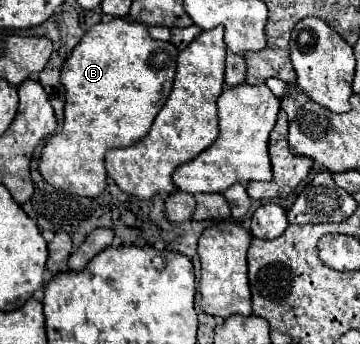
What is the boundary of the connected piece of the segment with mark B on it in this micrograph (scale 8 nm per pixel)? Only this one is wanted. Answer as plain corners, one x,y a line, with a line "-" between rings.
112,18
108,22
94,24
72,50
62,68
62,84
66,88
66,110
62,132
50,136
48,144
40,156
40,174
54,188
96,198
106,188
106,168
104,156
114,148
128,148
140,142
162,106
168,100
168,94
174,84
178,48
172,42
154,40
148,34
148,26
142,22
132,22
130,18

